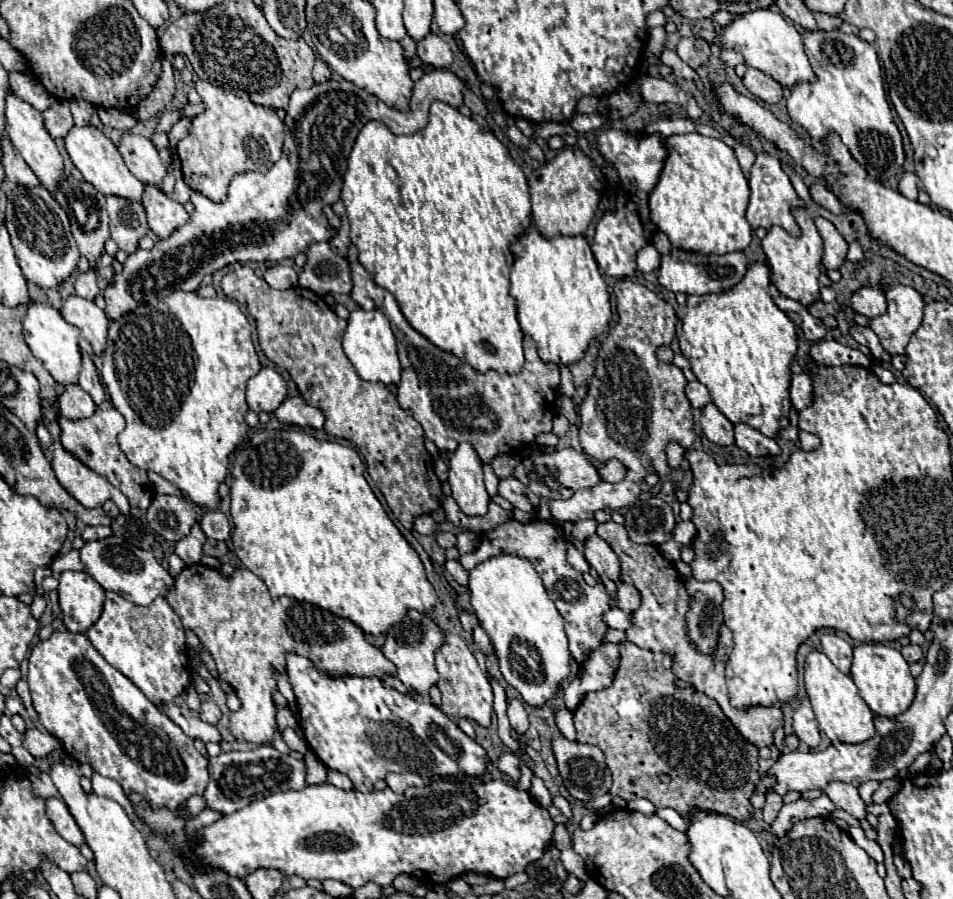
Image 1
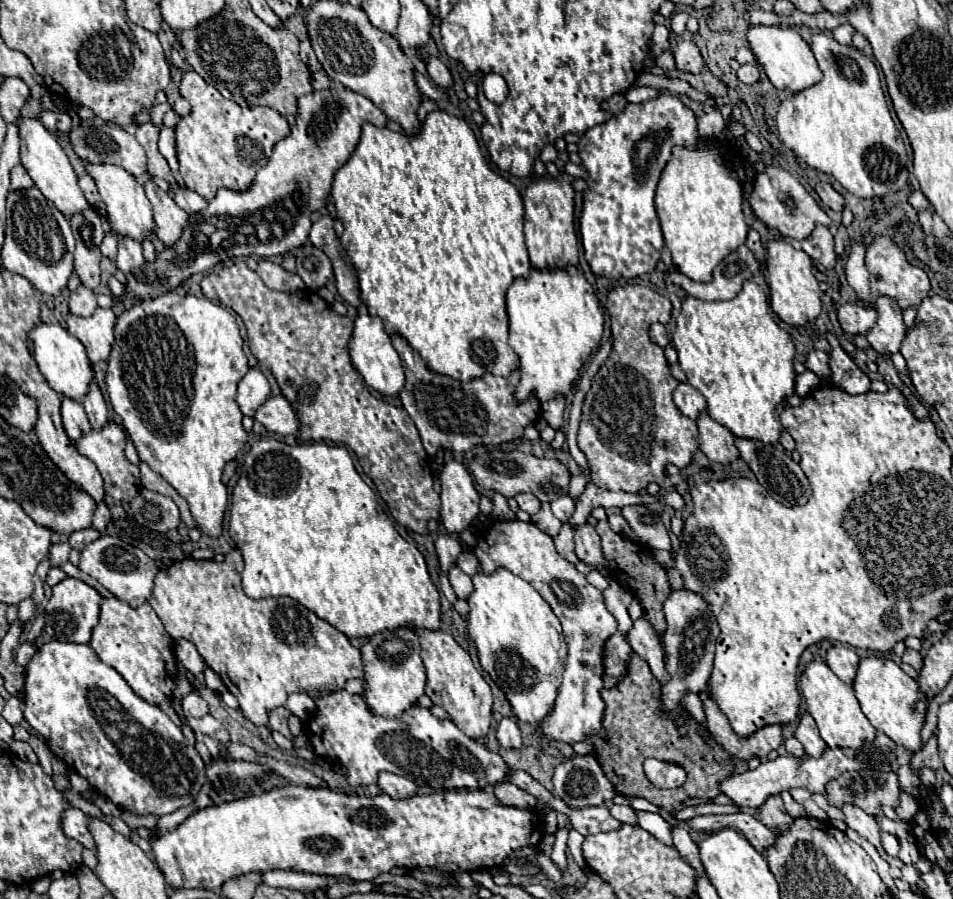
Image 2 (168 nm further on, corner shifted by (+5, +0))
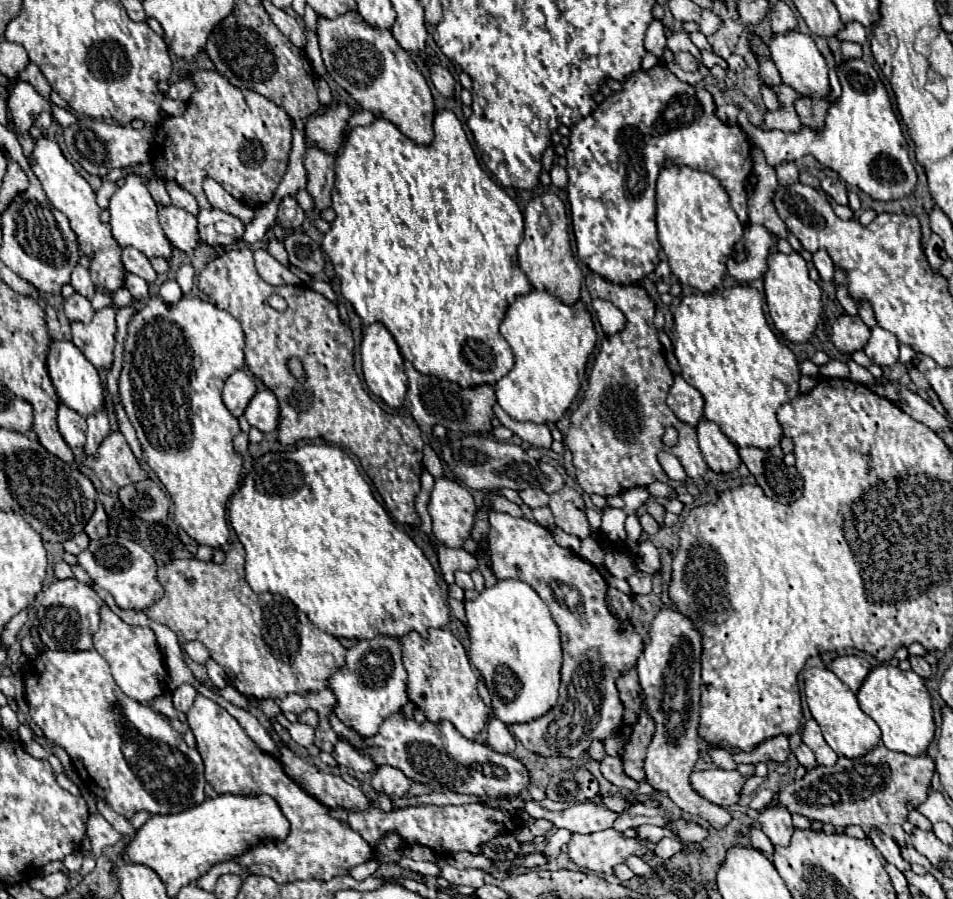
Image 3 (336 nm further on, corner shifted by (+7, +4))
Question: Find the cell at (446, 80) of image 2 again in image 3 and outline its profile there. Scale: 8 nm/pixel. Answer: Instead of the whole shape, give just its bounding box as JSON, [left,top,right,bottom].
[429,64,455,96]

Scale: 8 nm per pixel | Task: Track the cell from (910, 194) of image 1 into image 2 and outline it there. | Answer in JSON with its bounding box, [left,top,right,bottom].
[909,190,931,210]

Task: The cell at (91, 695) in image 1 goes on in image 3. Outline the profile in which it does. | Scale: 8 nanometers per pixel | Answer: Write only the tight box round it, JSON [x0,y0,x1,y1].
[25,650,205,818]

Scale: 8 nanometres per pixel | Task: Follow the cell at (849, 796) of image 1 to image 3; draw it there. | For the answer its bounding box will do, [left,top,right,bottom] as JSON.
[869,828,909,872]

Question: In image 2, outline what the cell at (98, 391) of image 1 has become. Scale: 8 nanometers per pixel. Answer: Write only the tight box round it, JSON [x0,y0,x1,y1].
[83,384,109,430]

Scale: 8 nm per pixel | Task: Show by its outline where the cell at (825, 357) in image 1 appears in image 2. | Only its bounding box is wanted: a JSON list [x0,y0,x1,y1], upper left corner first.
[805,352,831,378]

